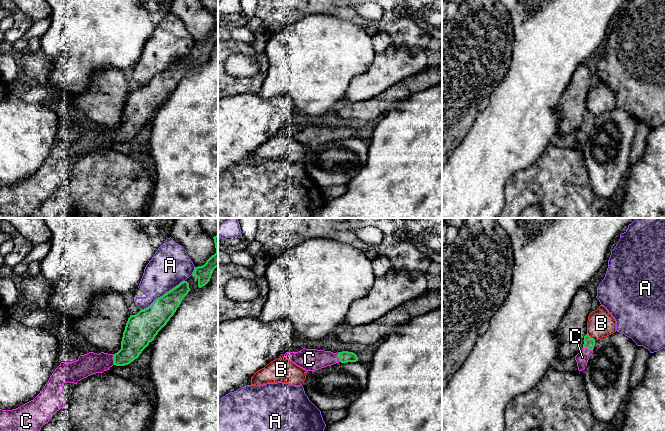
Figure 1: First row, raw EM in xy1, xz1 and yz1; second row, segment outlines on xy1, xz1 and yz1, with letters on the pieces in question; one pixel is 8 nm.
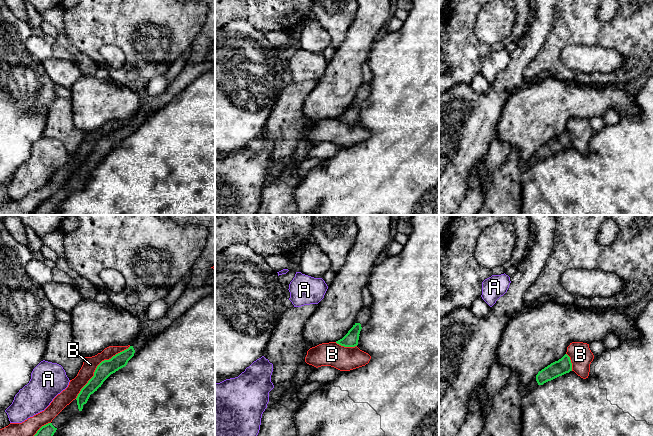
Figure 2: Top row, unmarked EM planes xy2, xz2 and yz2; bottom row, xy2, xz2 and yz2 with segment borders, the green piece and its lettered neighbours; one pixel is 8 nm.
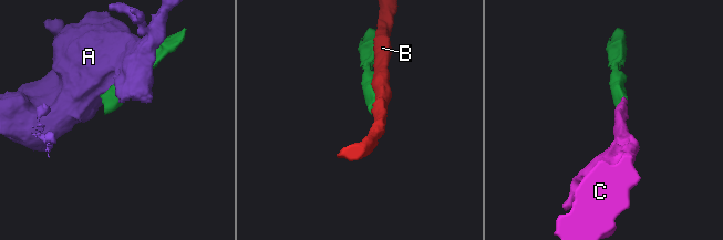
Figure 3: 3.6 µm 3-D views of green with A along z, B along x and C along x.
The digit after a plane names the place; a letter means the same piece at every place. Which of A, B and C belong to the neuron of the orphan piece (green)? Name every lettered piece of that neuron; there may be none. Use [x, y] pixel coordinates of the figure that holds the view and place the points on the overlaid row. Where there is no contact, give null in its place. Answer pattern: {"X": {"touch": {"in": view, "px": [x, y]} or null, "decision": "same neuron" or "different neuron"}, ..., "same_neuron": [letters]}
{"A": {"touch": {"in": "xy1", "px": [163, 295]}, "decision": "different neuron"}, "B": {"touch": {"in": "xy2", "px": [97, 366]}, "decision": "different neuron"}, "C": {"touch": {"in": "xy1", "px": [114, 359]}, "decision": "same neuron"}, "same_neuron": ["C"]}

